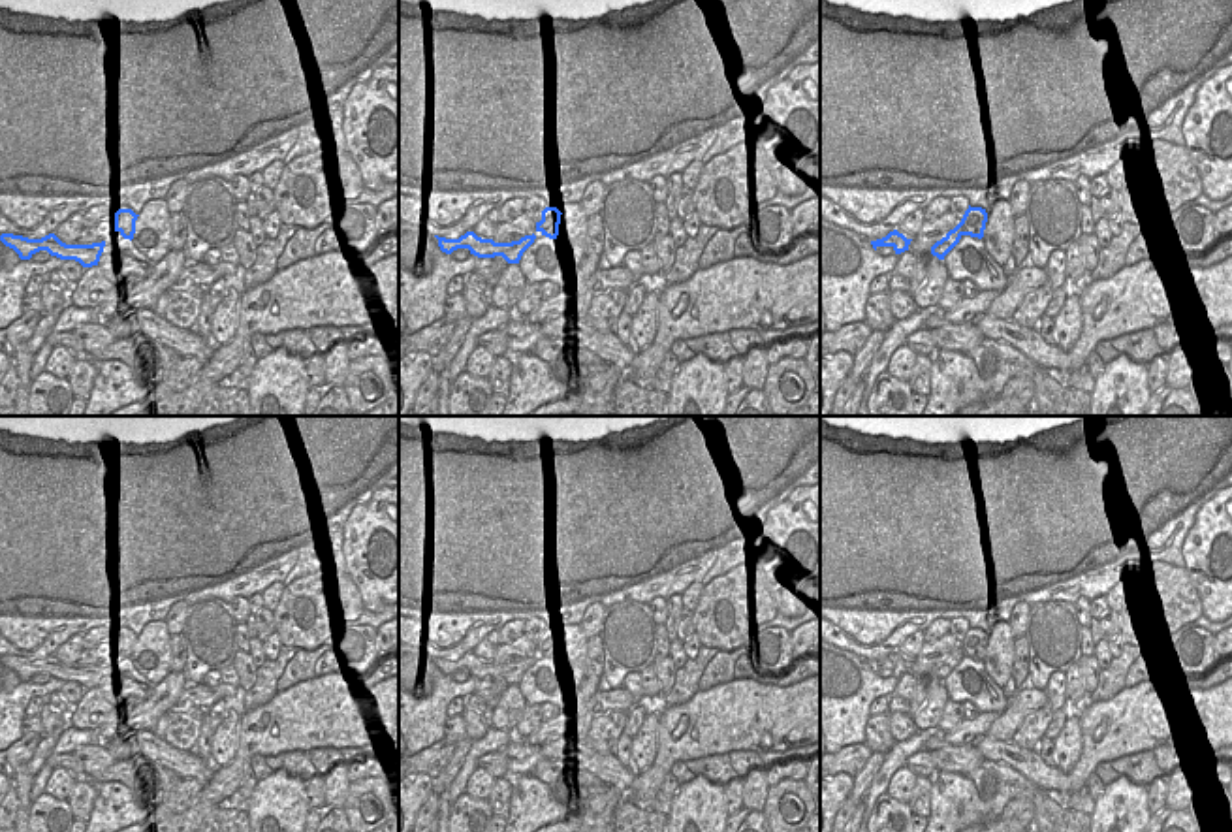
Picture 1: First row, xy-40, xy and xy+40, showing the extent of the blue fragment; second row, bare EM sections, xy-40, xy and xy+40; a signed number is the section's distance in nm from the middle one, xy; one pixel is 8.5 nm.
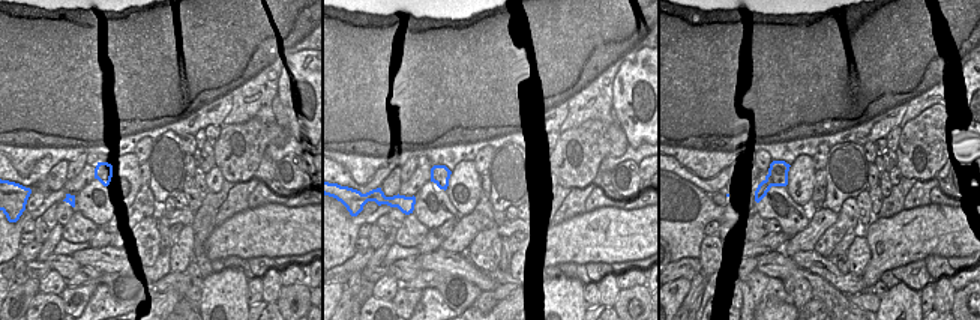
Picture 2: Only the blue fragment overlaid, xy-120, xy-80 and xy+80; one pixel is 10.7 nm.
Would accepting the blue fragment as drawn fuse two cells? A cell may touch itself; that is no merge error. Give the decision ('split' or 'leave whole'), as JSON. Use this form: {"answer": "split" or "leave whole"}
{"answer": "split"}

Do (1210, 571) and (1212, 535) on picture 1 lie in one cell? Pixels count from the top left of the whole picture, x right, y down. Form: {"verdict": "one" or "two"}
{"verdict": "one"}

